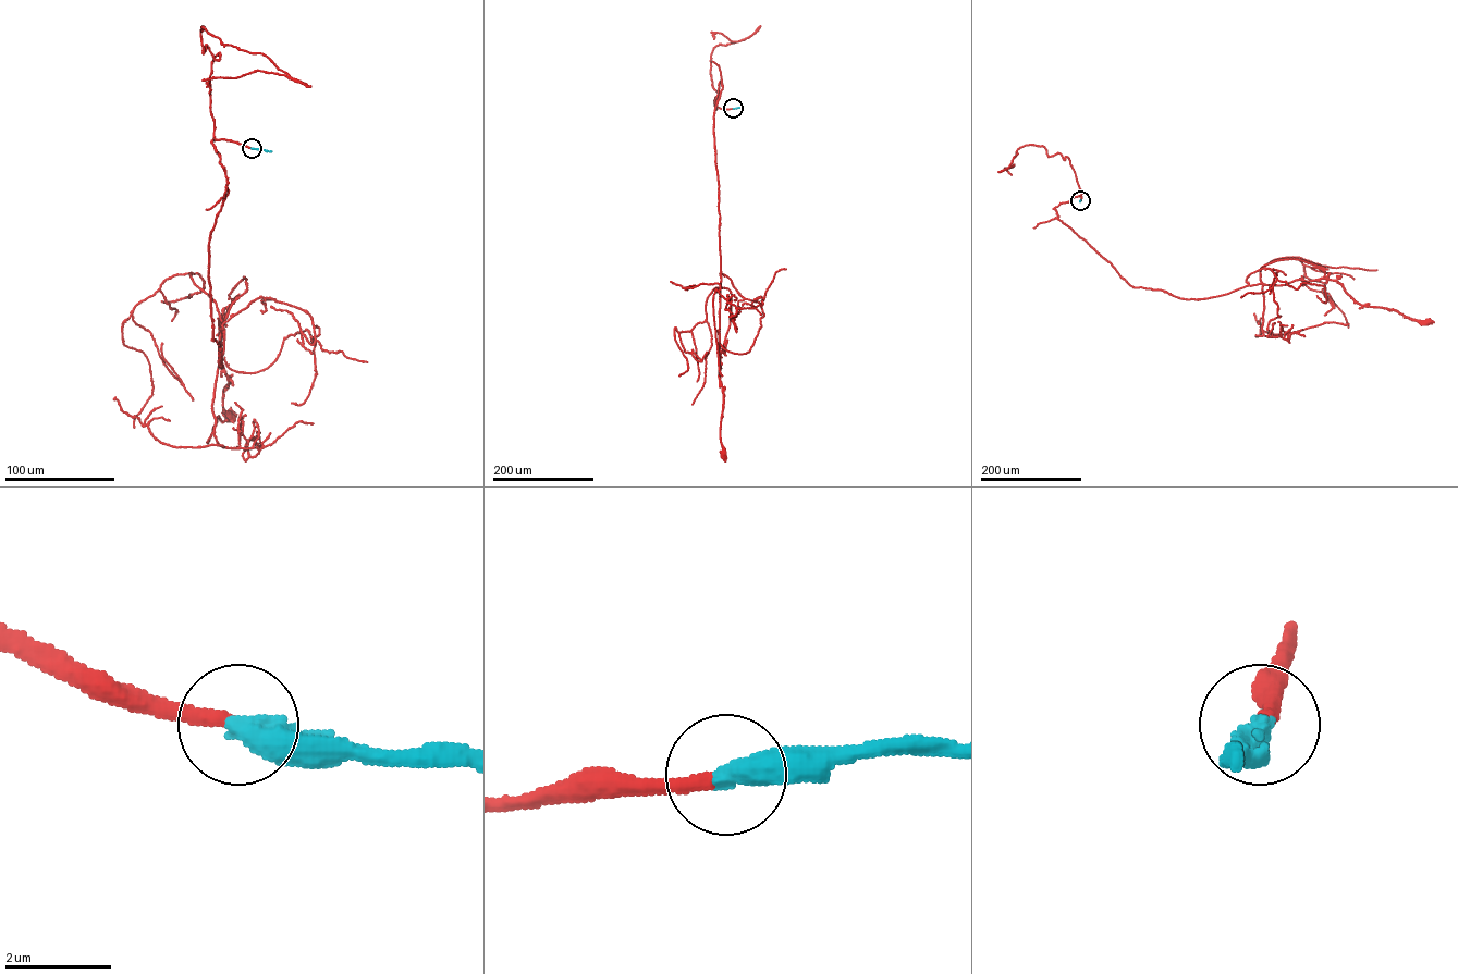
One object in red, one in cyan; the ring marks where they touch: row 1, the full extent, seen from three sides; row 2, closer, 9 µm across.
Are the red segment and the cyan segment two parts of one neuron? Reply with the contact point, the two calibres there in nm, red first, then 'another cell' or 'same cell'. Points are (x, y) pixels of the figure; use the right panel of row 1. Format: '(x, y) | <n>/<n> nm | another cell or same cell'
(1080, 200) | 280/500 nm | same cell

